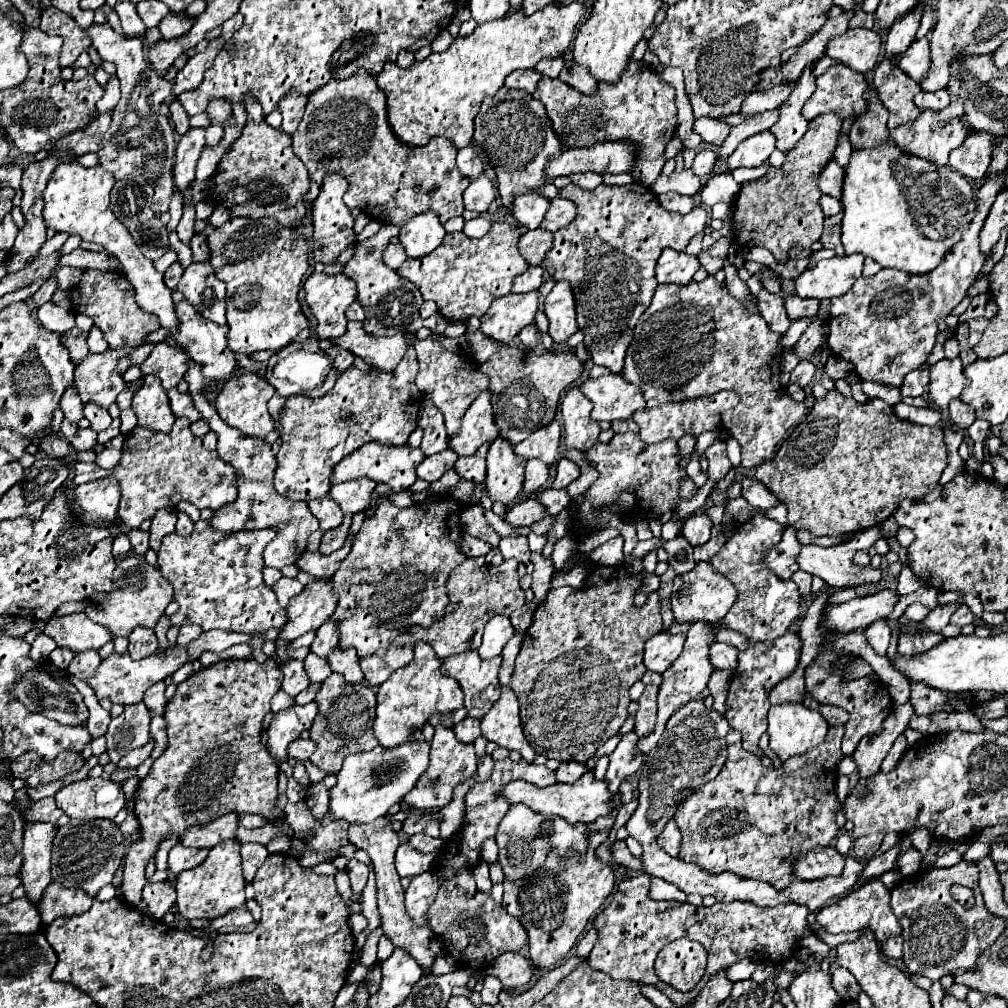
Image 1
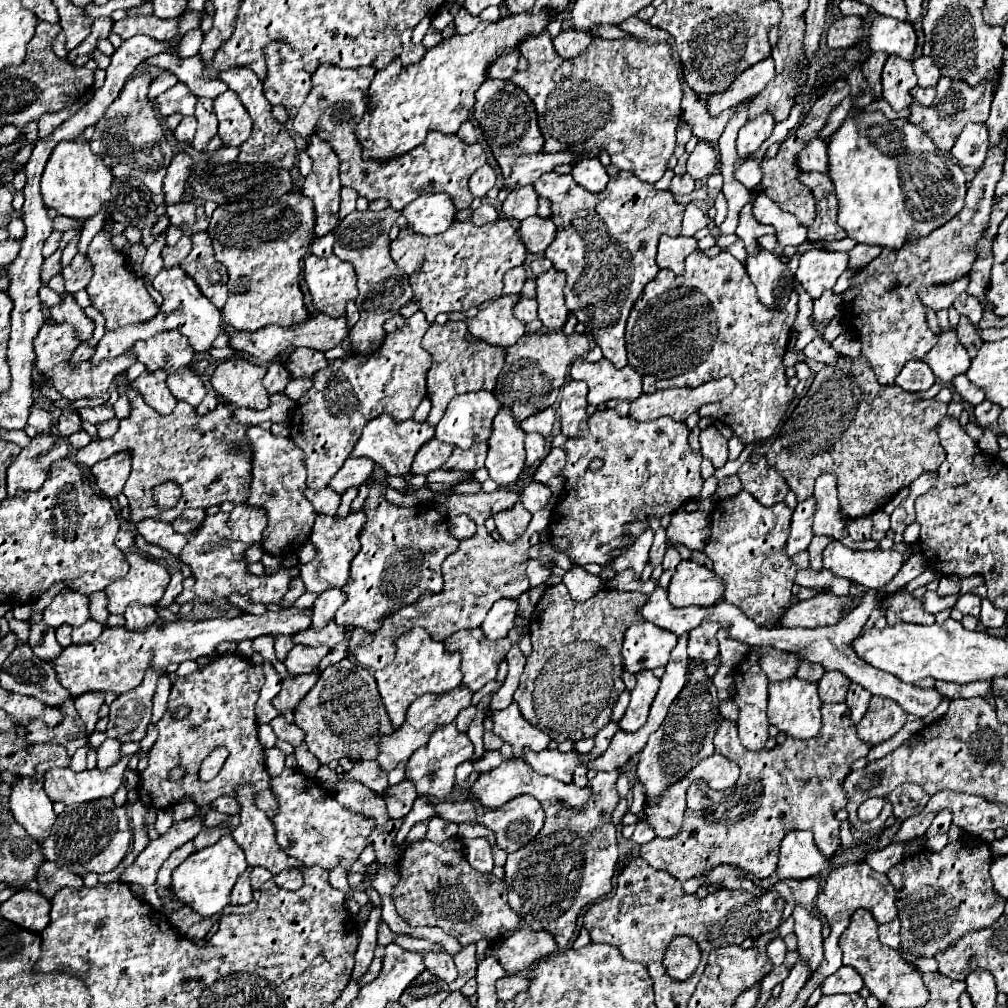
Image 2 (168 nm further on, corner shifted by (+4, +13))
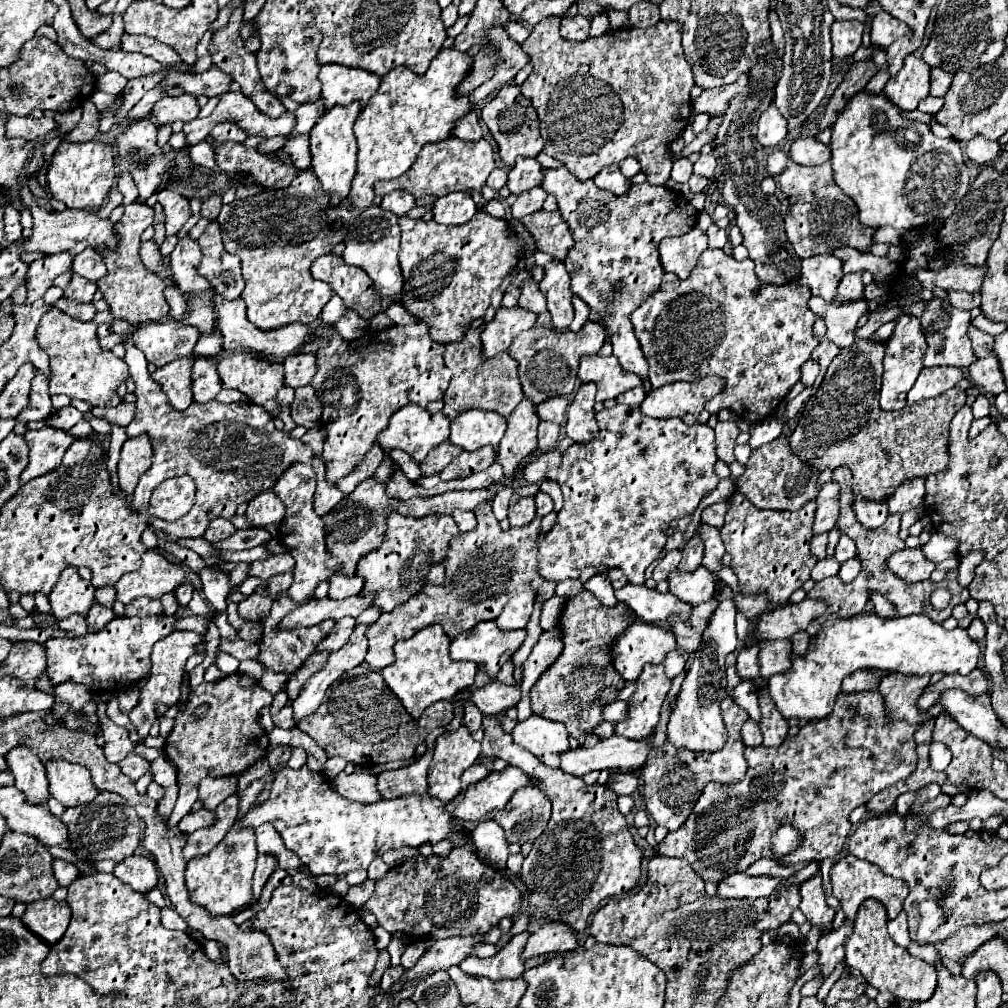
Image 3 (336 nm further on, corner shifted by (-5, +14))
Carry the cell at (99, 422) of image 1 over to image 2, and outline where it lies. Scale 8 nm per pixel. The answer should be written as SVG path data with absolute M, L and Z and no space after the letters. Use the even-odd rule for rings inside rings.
M46 321L43 328L39 330L39 334L37 334L35 364L37 364L39 372L45 374L53 382L53 386L57 388L57 392L63 398L69 398L69 400L81 400L81 398L95 400L95 398L101 398L109 390L111 380L115 378L115 374L125 372L125 368L131 368L137 362L137 356L133 354L133 350L129 350L129 352L125 352L117 358L101 362L101 366L89 366L89 362L81 362L77 368L71 368L69 360L71 360L73 350L79 346L79 342L81 340L75 338L73 326L70 324L56 324L52 321Z

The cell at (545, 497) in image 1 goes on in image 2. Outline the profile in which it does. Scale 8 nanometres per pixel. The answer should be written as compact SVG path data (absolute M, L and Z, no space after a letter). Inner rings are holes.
M531 482L529 486L525 486L523 490L523 506L535 514L539 510L543 510L547 504L549 504L549 498L551 498L551 488L547 484L541 484L541 482Z

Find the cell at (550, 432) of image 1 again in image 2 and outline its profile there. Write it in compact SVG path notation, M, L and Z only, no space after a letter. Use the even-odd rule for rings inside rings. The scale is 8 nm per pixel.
M549 408L549 410L537 412L533 418L525 418L525 422L521 422L519 426L525 434L537 432L543 438L549 438L551 430L553 430L553 422L555 422L555 412L553 412L553 408Z

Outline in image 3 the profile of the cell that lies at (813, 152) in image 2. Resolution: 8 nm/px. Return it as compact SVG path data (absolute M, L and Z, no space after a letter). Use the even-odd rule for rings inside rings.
M800 137L790 147L790 159L798 165L822 165L830 161L830 149L814 137Z

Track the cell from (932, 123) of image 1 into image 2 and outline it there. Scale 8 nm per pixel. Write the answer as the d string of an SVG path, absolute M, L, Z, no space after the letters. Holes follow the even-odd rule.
M941 78L937 84L937 94L935 94L933 104L921 106L919 102L913 102L909 106L907 120L911 124L915 124L917 128L921 128L925 134L929 134L929 138L935 142L935 146L941 152L949 152L967 122L985 122L987 120L993 94L995 94L995 86L989 86L989 84L979 84L979 86L971 88L961 80Z

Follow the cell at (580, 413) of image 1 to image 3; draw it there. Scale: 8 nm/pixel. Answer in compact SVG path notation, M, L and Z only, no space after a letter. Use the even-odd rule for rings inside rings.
M586 383L582 385L570 407L568 407L568 421L566 421L566 435L574 443L586 443L592 441L598 435L598 425L594 411L596 385Z

